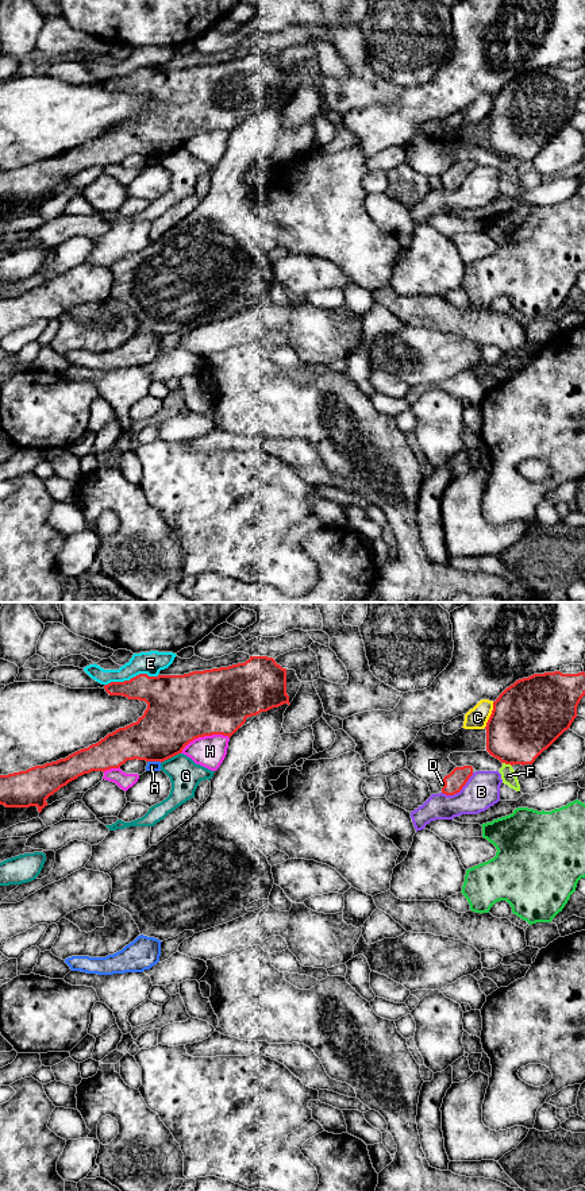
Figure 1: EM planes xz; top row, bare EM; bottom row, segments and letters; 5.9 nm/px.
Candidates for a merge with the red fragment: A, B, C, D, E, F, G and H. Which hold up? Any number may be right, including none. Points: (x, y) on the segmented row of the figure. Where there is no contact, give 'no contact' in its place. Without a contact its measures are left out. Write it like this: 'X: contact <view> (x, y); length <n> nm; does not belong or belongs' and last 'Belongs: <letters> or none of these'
A: contact xz (154, 760); length 90 nm; does not belong
B: contact xz (460, 790); length 220 nm; does not belong
C: contact xz (491, 715); length 160 nm; does not belong
D: contact xz (445, 785); length 50 nm; belongs
E: contact xz (131, 678); length 320 nm; does not belong
F: contact xz (507, 763); length 60 nm; does not belong
G: contact xz (170, 756); length 140 nm; does not belong
H: contact xz (204, 735); length 320 nm; does not belong
Belongs: D

